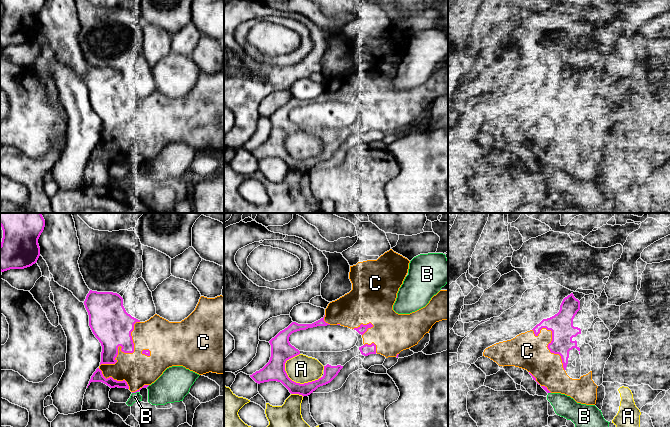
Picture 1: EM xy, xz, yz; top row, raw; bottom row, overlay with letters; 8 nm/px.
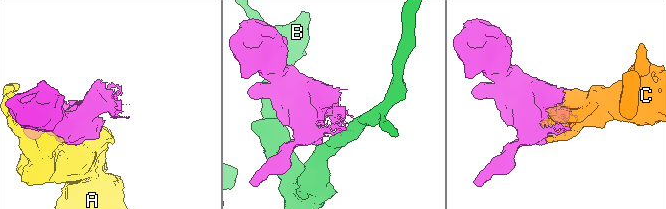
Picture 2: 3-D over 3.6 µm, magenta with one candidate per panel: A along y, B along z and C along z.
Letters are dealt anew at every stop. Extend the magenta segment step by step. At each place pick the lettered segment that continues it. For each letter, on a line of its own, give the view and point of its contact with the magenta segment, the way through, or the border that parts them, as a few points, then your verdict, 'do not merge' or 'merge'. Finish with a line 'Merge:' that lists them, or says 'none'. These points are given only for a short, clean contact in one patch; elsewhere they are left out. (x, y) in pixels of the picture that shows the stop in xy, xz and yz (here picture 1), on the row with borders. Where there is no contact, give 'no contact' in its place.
A: xz (298, 383) | do not merge
B: xy (135, 392) | do not merge
C: xy (125, 352) | merge
Merge: C

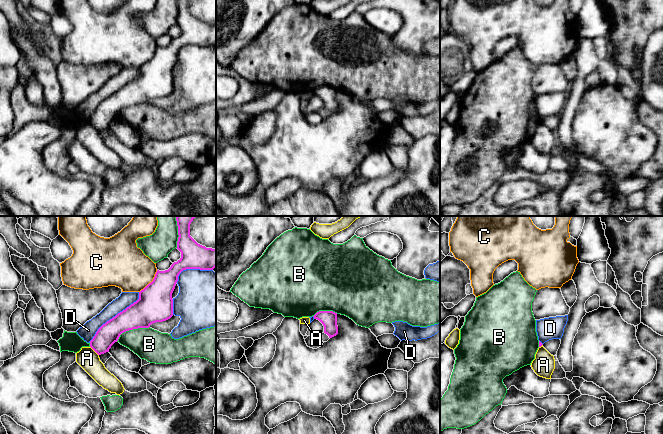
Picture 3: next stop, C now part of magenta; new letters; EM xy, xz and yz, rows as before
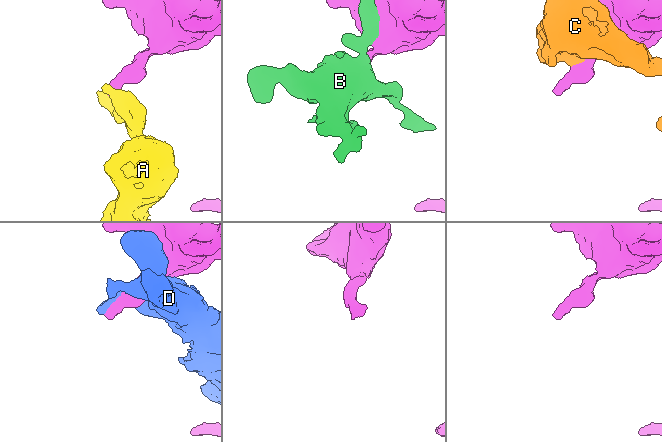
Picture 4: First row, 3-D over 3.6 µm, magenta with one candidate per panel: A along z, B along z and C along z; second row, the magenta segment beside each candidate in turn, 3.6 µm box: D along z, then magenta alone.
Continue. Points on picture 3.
A: xy (94, 350) | along xy (90, 346), (98, 355) | do not merge
B: xy (131, 329) | do not merge
C: xy (151, 282) | do not merge
D: xy (115, 316) | do not merge
Merge: none

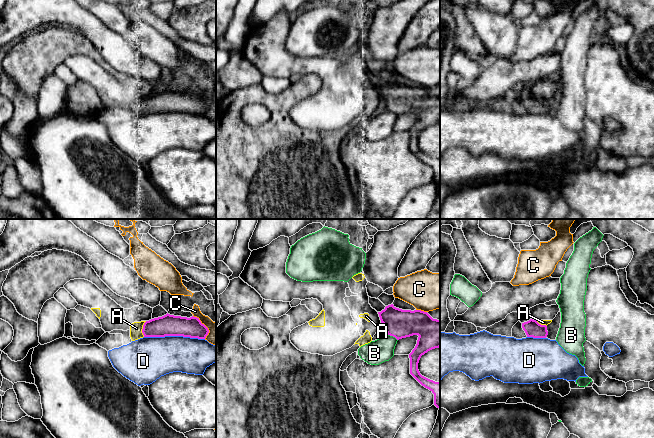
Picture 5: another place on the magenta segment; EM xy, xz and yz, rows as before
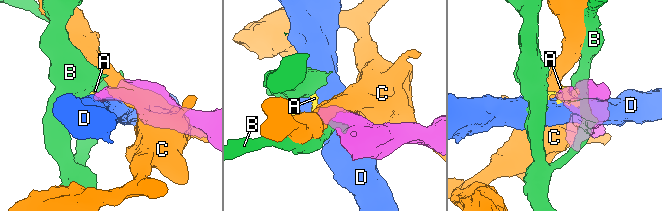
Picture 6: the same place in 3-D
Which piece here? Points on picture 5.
A: xy (142, 329) | merge
B: xz (392, 335) | do not merge
C: xz (420, 310) | do not merge
D: xy (174, 335) | do not merge
Merge: A

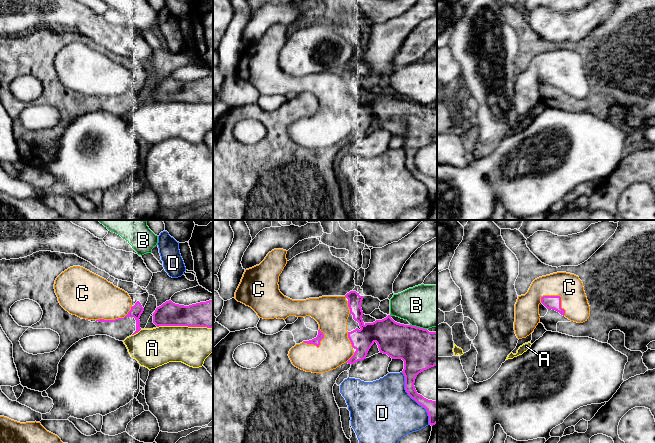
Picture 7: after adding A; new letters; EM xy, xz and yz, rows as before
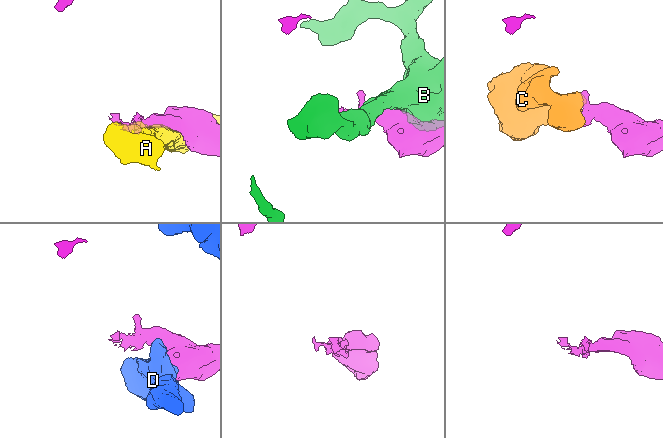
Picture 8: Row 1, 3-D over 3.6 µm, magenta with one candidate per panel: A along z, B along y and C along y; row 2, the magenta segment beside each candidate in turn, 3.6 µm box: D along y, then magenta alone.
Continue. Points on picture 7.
A: xy (185, 325) | do not merge
B: xz (418, 327) | do not merge
C: yz (559, 296) | merge
D: xz (413, 398) | do not merge
Merge: C

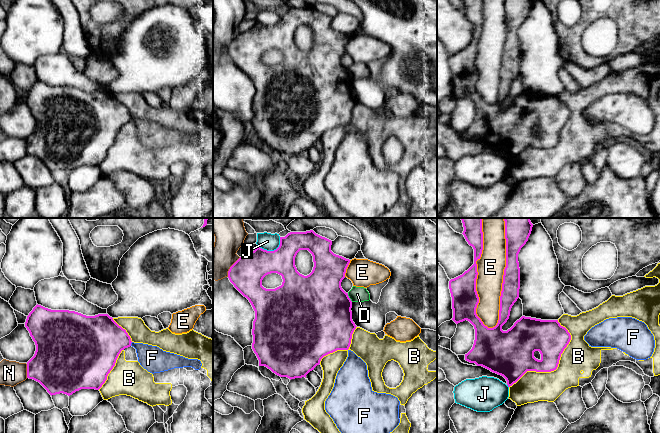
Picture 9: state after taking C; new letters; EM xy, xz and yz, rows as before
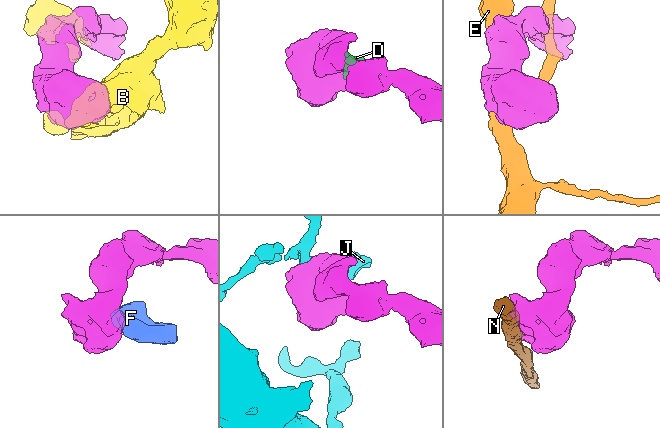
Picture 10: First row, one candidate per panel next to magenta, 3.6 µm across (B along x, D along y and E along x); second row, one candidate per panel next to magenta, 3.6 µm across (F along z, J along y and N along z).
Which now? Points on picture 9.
B: yz (557, 366) | do not merge
D: xz (348, 297) | do not merge
E: yz (503, 275) | do not merge
F: xy (130, 344) | across xy (99, 341), (125, 341), (130, 344), (138, 346), (152, 358) | merge
J: xz (272, 251) | do not merge
N: xz (230, 267) | do not merge
Merge: F

